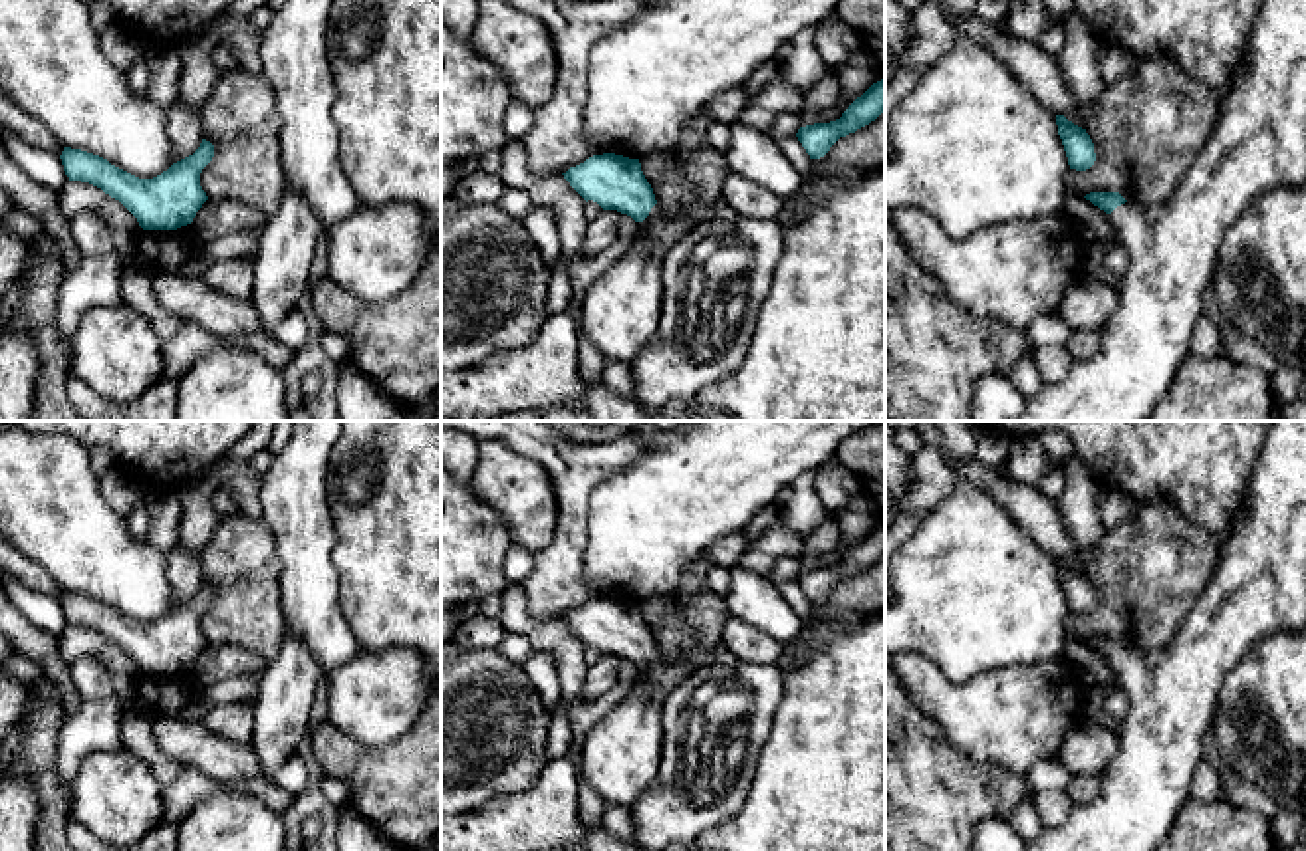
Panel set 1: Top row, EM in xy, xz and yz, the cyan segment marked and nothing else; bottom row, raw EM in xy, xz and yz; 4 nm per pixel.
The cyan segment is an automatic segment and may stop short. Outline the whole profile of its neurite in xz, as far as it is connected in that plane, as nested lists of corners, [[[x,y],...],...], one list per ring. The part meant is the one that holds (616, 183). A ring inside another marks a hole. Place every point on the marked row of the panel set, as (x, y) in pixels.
[[[593,155],[562,175],[586,202],[593,200],[603,210],[617,210],[637,222],[629,248],[588,286],[582,302],[586,337],[603,357],[631,363],[657,333],[661,317],[665,250],[647,238],[661,206],[639,159]]]

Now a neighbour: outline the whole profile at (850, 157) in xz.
[[[885,111],[869,125],[840,137],[830,151],[812,159],[810,177],[798,192],[782,198],[782,214],[778,222],[782,226],[792,224],[804,210],[810,198],[810,181],[824,177],[838,184],[857,182],[867,171],[885,165]]]

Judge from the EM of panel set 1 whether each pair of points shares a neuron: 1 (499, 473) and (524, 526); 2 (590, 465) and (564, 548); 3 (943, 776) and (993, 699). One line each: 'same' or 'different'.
1: same
2: same
3: different

